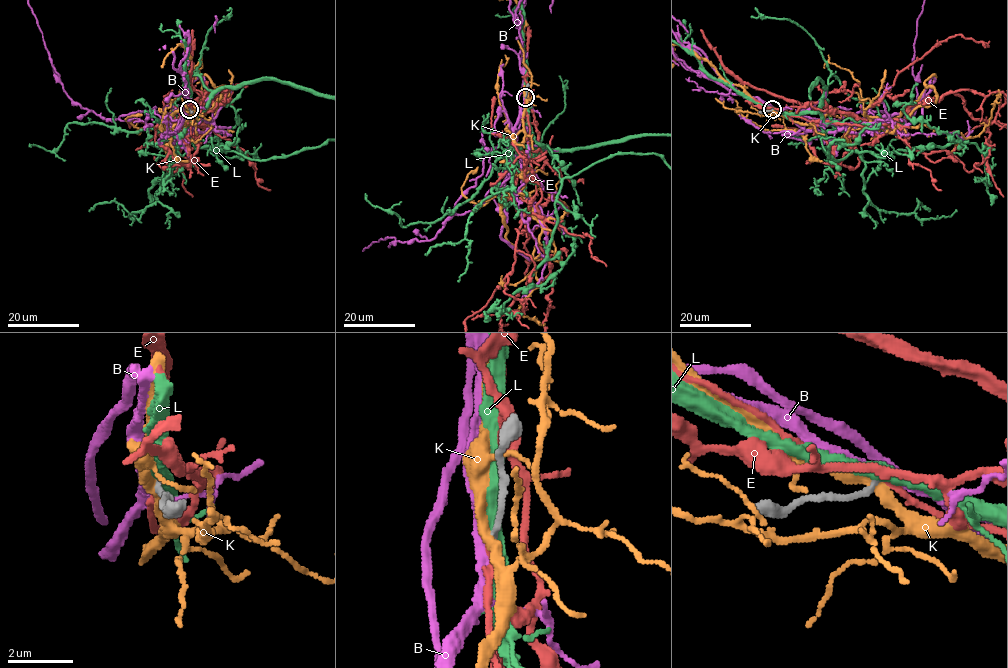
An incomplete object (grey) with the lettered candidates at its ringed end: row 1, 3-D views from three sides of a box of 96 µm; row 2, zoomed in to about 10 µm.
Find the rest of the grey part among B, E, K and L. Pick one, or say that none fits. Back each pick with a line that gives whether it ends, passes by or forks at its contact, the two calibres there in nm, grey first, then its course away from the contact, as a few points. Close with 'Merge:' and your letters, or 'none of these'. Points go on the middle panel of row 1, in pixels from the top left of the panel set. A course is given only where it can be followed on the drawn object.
B: It passes by. Thickness 180 nm (grey) against 360 nm. Its course: (525, 97), (516, 140), (518, 153), (480, 206), (452, 215), (430, 240), (381, 238), (358, 252)
Merge: B

